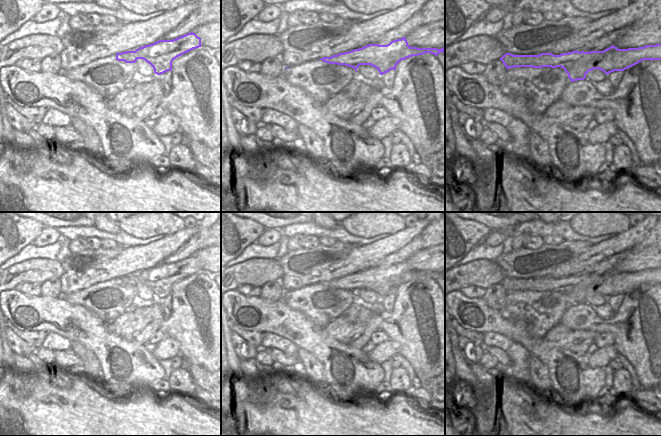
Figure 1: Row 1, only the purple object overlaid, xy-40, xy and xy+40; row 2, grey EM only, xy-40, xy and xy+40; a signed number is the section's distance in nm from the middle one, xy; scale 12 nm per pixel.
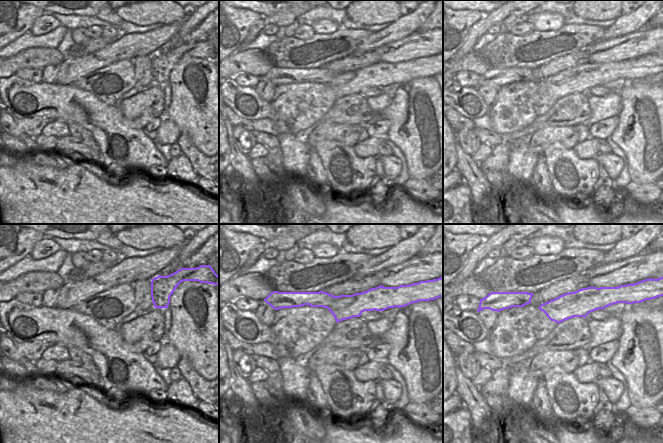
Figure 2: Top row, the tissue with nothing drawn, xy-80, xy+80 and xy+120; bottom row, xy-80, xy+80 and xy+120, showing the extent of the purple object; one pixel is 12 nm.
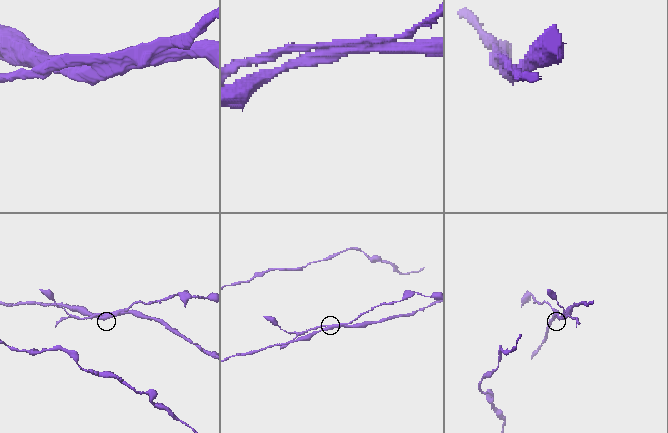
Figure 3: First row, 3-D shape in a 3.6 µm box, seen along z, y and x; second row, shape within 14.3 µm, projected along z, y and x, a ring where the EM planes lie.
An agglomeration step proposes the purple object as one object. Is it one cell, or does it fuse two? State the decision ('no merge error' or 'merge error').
merge error

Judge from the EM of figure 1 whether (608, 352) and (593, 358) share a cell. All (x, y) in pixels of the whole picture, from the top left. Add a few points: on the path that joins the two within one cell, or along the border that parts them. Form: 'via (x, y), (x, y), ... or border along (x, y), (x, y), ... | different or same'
via (604, 355), (597, 358) | same

